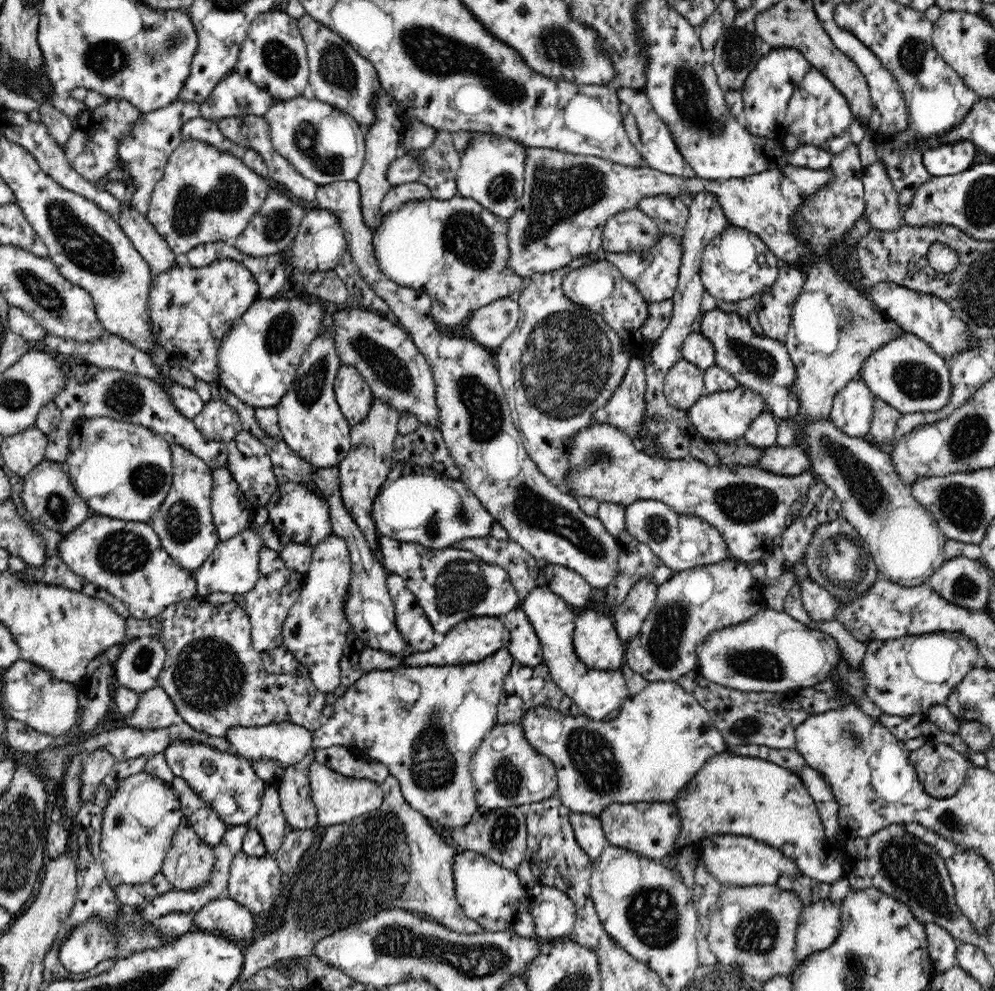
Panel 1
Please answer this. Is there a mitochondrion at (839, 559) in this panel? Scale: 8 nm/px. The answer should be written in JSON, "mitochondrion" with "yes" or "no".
{"mitochondrion":"yes"}

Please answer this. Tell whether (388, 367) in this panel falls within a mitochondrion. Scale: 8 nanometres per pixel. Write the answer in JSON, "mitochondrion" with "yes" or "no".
{"mitochondrion":"yes"}

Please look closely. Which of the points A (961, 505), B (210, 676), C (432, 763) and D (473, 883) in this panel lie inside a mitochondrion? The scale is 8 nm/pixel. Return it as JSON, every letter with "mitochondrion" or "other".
{"A":"mitochondrion","B":"mitochondrion","C":"mitochondrion","D":"other"}

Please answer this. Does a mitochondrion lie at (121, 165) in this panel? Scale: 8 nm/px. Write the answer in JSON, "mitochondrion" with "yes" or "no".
{"mitochondrion":"no"}

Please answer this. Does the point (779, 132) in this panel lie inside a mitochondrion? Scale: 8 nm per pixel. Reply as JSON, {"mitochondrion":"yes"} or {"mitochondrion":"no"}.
{"mitochondrion":"no"}

